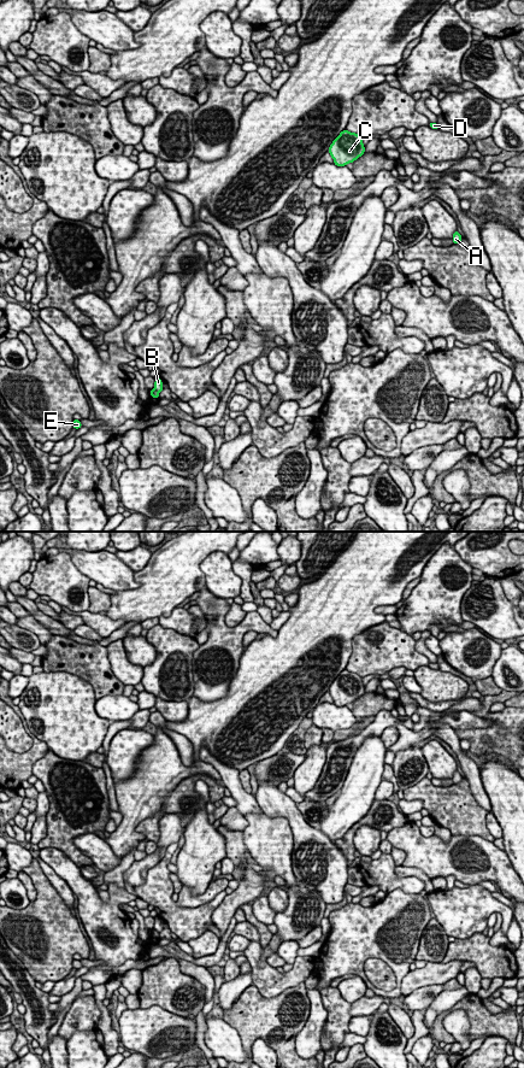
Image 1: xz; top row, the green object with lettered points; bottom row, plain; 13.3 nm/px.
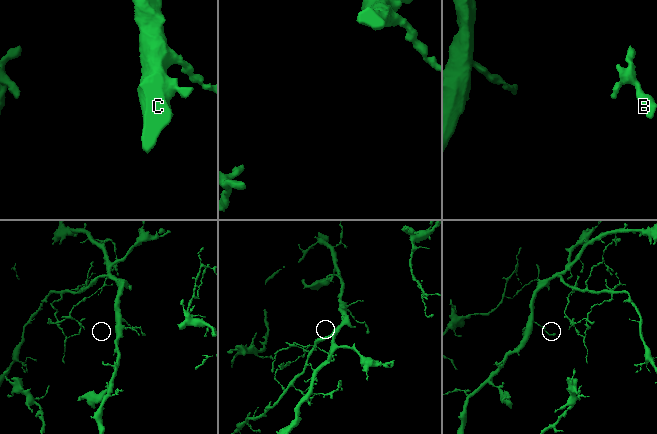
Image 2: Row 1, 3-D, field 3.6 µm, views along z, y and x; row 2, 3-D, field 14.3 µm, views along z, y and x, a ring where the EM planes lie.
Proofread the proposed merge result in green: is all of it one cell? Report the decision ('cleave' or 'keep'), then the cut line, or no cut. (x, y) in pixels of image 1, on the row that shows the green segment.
cleave | xz (153, 388), (159, 392)

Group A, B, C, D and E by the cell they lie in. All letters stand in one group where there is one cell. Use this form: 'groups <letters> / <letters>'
groups A C D E / B

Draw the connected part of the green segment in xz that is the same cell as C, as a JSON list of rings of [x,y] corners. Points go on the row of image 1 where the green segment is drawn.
[[[342,130],[328,151],[337,166],[346,166],[365,153],[363,137],[355,133]]]

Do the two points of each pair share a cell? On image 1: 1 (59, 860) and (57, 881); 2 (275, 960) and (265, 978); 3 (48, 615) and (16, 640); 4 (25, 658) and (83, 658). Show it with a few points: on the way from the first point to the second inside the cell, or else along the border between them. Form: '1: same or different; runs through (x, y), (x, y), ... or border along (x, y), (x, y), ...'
1: different; border along (39, 857), (66, 882), (75, 895)
2: different; border along (265, 961), (275, 968)
3: same; runs through (40, 621), (31, 625), (24, 632)
4: different; border along (65, 635), (53, 635), (45, 645)

